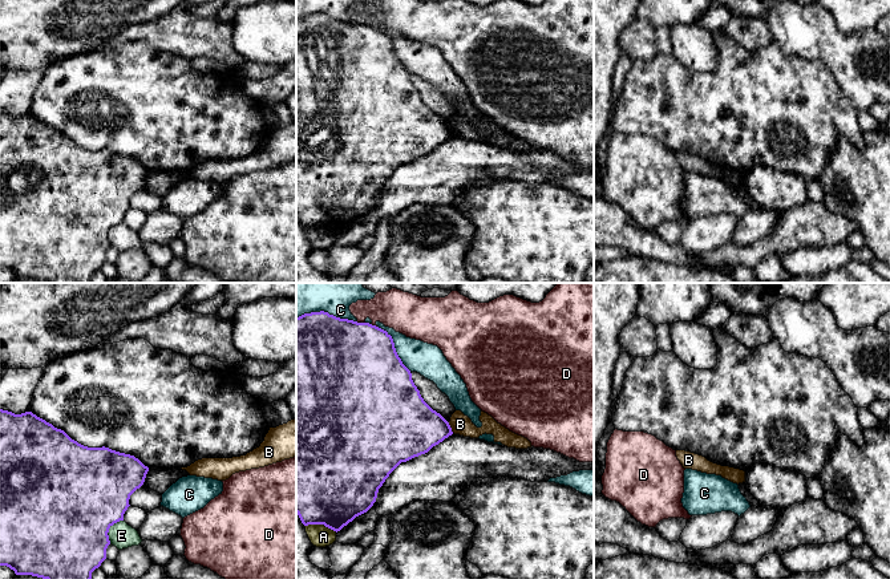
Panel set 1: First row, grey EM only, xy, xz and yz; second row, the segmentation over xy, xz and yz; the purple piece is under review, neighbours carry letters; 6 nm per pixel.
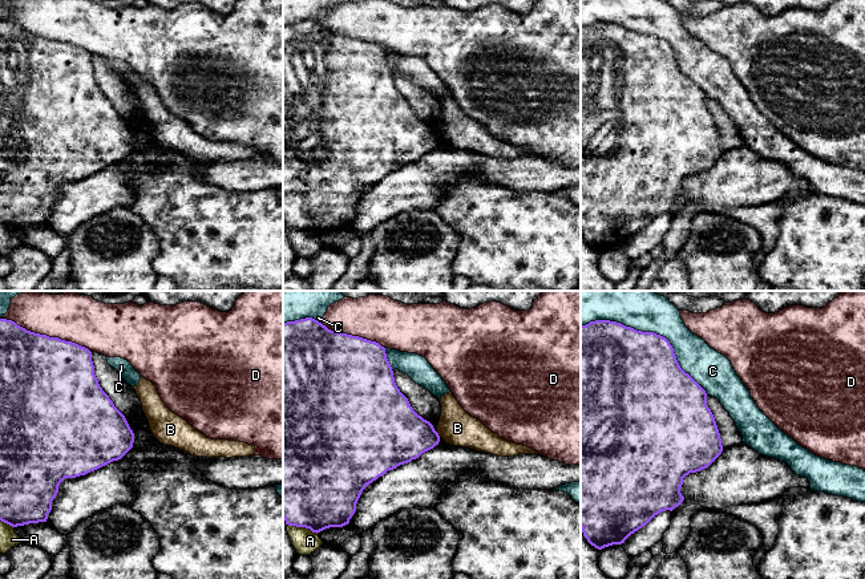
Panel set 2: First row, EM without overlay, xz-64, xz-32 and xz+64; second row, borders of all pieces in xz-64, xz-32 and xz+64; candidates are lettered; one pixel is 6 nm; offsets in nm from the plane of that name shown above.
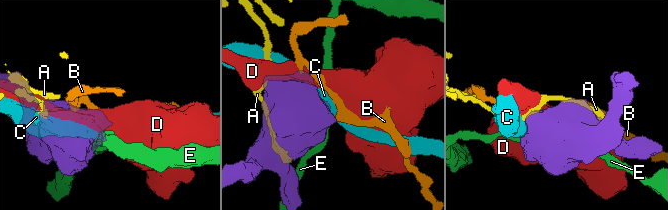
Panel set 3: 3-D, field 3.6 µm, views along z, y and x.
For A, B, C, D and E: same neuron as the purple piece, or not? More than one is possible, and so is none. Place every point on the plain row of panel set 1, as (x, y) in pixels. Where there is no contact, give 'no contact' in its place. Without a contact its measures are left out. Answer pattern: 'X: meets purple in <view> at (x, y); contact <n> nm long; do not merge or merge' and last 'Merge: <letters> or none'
A: meets purple in xz at (320, 226); contact 200 nm long; do not merge
B: meets purple in xz at (450, 130); contact 70 nm long; do not merge
C: meets purple in xz at (327, 15); contact 360 nm long; do not merge
D: meets purple in xz at (360, 25); contact 60 nm long; do not merge
E: meets purple in xy at (108, 233); contact 170 nm long; do not merge
Merge: none

